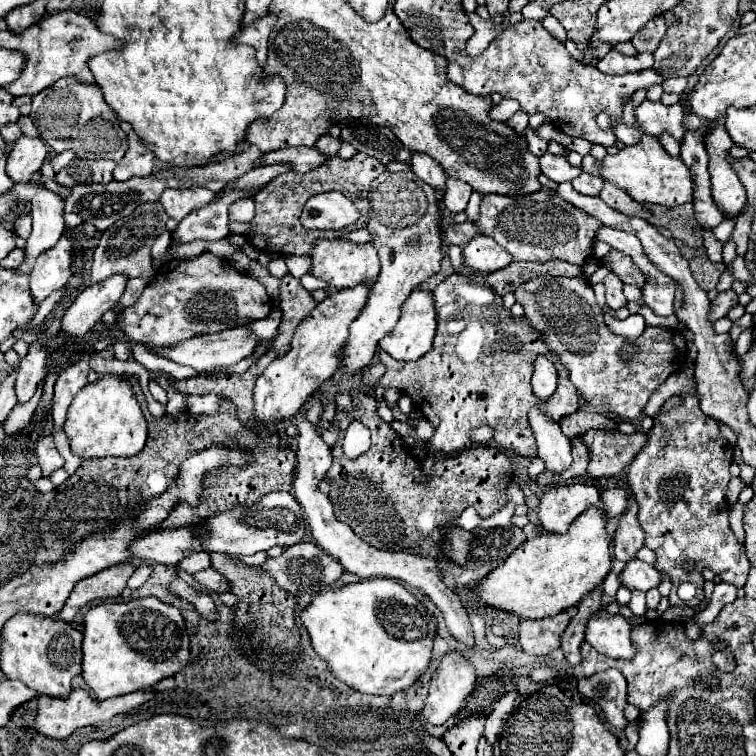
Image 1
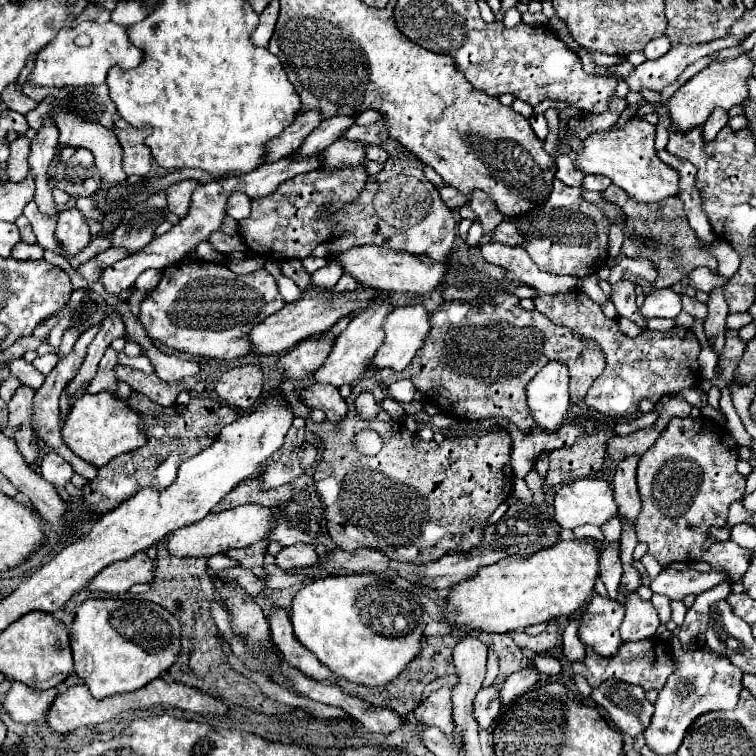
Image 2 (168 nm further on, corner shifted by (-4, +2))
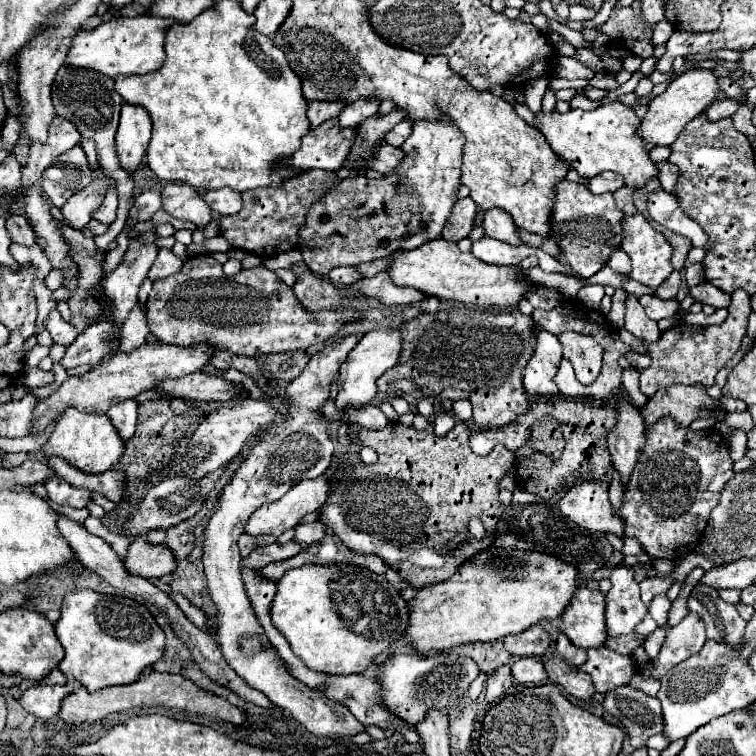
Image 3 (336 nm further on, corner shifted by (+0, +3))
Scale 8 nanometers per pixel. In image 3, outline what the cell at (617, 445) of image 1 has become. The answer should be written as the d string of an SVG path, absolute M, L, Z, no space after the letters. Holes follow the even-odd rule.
M671 385L669 389L659 389L653 397L649 397L647 405L641 409L641 417L645 427L651 427L659 419L671 415L681 423L681 427L689 427L691 421L697 417L723 417L725 411L721 409L717 399L711 399L705 393L703 385Z

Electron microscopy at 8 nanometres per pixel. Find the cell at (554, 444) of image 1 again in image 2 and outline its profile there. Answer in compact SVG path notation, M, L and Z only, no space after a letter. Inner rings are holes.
M549 360L525 388L533 418L547 432L555 432L569 414L567 384L567 366L559 360Z

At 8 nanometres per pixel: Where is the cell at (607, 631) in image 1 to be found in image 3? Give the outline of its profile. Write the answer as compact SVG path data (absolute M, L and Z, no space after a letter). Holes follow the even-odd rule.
M579 587L561 615L561 631L581 649L605 645L605 595L601 591Z

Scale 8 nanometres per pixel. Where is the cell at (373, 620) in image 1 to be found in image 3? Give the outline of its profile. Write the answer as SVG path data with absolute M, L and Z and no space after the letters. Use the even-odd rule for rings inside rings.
M305 565L289 569L285 577L279 579L277 595L271 607L271 621L309 669L329 675L351 675L367 671L389 655L391 645L407 631L409 609L401 593L383 575L375 575L353 565Z

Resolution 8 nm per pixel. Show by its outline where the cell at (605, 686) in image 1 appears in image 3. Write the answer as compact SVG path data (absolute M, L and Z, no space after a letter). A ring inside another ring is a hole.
M621 685L603 695L605 711L609 711L623 723L633 749L645 747L645 741L651 735L661 733L663 719L657 697L649 697L643 691L633 689L629 685Z

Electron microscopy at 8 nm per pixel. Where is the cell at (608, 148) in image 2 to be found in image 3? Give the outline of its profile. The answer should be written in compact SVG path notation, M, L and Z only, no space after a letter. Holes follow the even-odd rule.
M619 101L605 103L593 111L569 109L563 115L559 115L557 111L549 115L537 113L537 125L557 157L569 163L585 179L595 177L601 171L613 171L623 177L625 187L641 189L649 179L655 179L659 175L659 169L651 161L649 151L645 149L645 143L637 133L641 119L631 107Z

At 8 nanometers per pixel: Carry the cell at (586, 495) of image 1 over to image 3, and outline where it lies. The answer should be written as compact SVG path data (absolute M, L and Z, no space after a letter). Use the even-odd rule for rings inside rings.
M583 481L565 493L565 497L559 501L559 507L569 521L587 531L623 535L623 519L615 517L607 491L607 481Z

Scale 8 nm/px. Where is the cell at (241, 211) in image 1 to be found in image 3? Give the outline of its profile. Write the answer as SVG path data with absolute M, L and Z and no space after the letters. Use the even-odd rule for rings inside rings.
M223 187L217 191L207 191L207 195L203 199L209 203L209 207L213 207L213 211L219 211L221 215L235 215L243 207L241 193L229 189L229 187Z

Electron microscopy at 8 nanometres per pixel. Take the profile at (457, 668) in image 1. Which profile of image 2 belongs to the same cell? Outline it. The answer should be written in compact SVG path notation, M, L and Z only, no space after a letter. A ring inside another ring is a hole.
M441 688L421 702L415 708L415 718L421 724L437 726L441 732L451 736L455 730L455 722L451 718L451 688Z

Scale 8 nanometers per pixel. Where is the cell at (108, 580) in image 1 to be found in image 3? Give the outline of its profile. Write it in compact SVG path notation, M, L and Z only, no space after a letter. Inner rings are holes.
M133 539L123 565L131 575L143 579L163 577L175 569L171 551L165 545L151 545L147 539Z

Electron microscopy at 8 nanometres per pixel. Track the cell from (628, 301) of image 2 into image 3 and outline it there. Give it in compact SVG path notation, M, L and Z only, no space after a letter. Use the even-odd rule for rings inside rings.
M627 295L627 301L625 301L625 307L627 307L627 313L625 313L625 329L629 333L633 333L637 339L645 339L645 341L657 341L659 339L659 329L657 329L657 323L651 321L641 303L637 301L635 295Z

